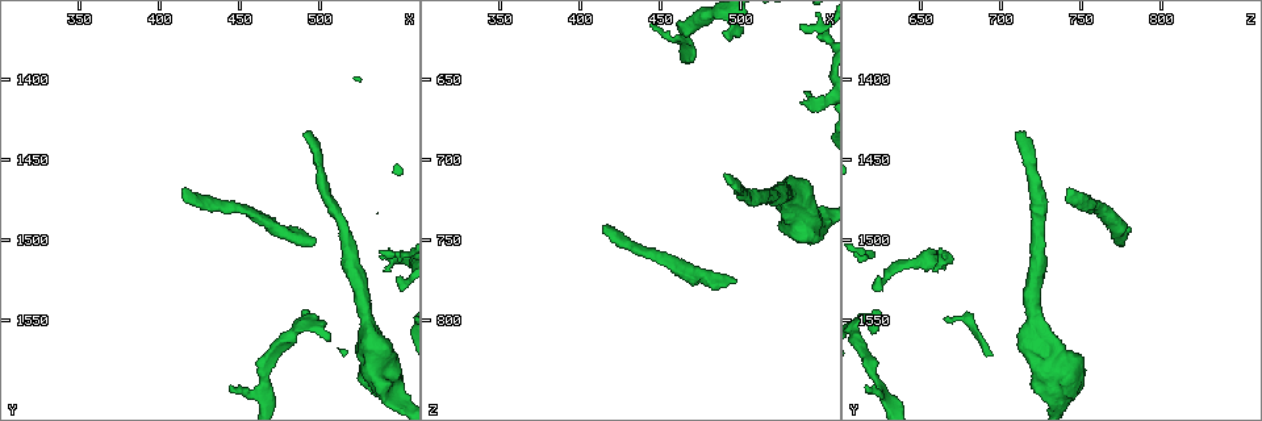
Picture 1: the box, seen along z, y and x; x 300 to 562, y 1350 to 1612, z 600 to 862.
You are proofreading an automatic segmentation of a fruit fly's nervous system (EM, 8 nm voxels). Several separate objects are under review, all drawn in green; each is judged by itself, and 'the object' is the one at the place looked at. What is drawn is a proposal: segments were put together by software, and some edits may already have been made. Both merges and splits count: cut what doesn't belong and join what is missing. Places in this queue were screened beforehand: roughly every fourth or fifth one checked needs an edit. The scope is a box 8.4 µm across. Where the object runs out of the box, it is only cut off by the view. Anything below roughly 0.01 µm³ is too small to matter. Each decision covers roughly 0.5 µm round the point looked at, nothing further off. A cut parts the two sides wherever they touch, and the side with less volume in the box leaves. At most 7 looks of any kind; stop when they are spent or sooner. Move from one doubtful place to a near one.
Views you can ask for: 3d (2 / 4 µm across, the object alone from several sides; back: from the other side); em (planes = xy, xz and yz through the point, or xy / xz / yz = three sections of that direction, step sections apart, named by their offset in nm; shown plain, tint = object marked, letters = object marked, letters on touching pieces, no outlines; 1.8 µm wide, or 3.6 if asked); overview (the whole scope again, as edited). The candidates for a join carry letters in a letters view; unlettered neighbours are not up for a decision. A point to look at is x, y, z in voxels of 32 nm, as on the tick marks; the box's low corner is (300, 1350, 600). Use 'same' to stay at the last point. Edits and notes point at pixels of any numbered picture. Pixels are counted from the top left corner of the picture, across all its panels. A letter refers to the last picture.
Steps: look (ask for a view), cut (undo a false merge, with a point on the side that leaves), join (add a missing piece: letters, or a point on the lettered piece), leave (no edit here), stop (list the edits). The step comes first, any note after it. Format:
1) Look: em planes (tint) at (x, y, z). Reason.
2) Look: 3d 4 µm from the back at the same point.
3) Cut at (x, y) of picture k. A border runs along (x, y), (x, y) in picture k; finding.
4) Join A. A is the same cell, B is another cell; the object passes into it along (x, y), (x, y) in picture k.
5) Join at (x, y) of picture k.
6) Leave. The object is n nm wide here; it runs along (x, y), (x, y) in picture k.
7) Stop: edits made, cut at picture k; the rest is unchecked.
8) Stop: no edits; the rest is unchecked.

Look: em xz step 16 (tint) at (538, 1592, 720). Thick end.

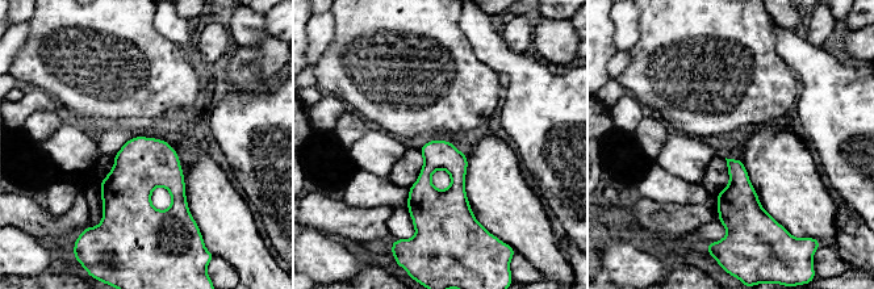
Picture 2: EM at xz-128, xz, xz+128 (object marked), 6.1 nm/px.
Look: em planes (letters) at the same point.

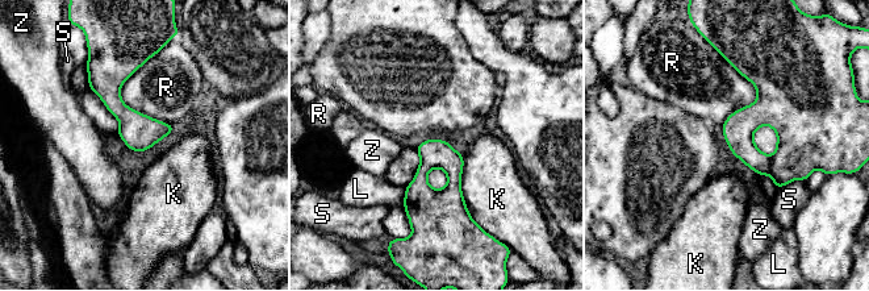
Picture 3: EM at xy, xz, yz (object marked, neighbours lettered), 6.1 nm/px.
Leave. K, L, R, S and Z are other cells; a border runs along (157, 53), (120, 96), (175, 127) in picture 3; no lettered piece goes on from it.

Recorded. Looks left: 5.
Look: 3d 4 µm from the back at (414, 1468, 742).

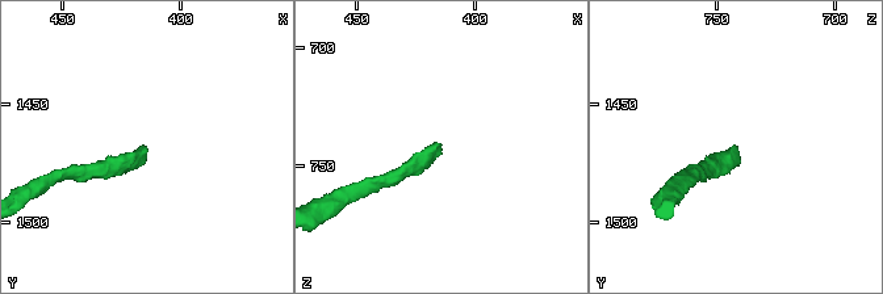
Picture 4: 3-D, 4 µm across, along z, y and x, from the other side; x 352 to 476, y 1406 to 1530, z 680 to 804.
Look: em planes (letters) at (415, 1468, 741).

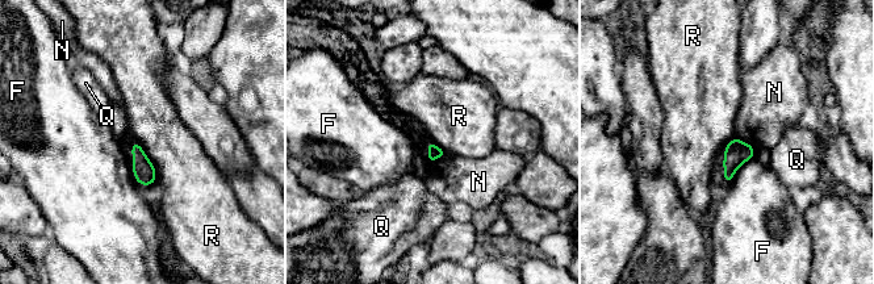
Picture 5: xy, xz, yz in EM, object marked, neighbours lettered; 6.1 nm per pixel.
Leave. F, N, Q and R are other cells; a border runs along (133, 140), (151, 162), (155, 183) in picture 5; none of them fits.

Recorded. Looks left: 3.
Look: em xy step 8 (letters) at (490, 1432, 710). Long arm stops here.

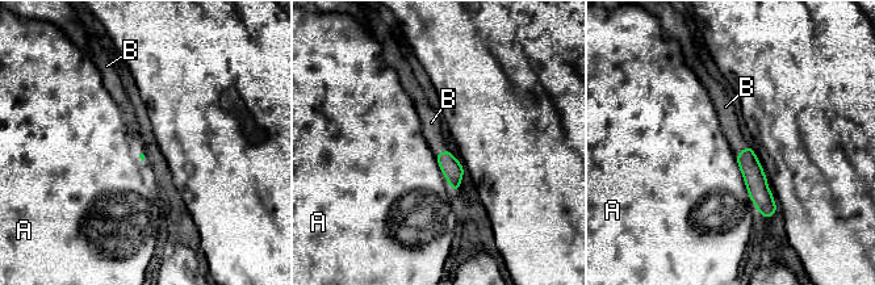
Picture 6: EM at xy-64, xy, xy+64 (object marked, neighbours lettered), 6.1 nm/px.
Join B. B is the same cell, A is another cell; the object passes into it along (752, 171), (742, 149), (727, 112) in picture 6; it goes on there.

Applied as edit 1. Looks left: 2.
Stop: edits made, join at picture 6; the rest is unchecked.

